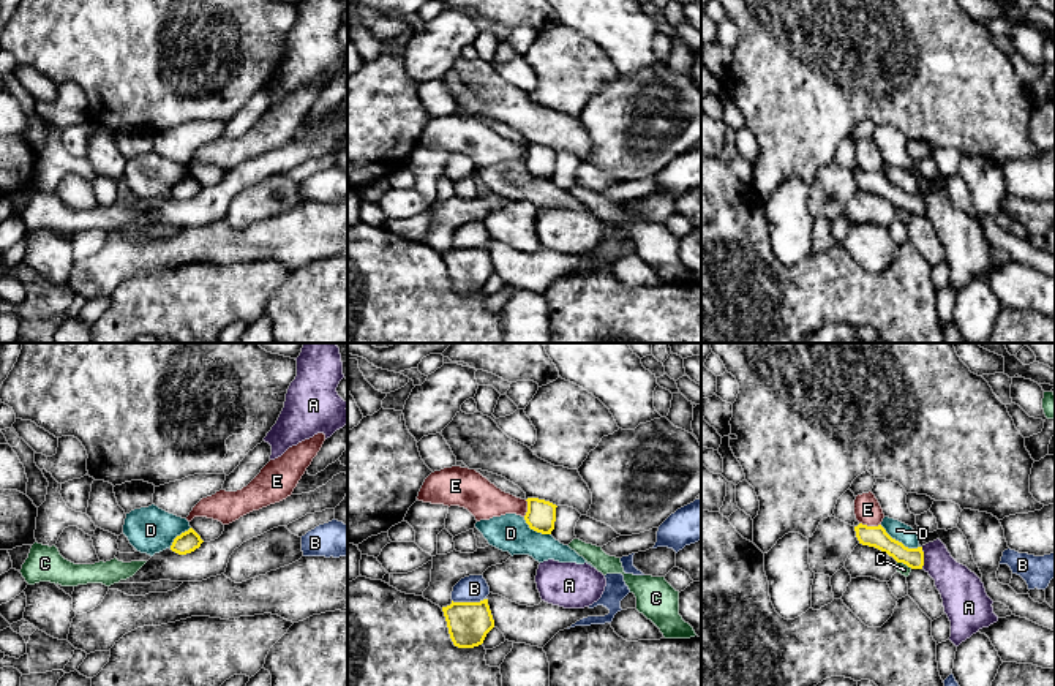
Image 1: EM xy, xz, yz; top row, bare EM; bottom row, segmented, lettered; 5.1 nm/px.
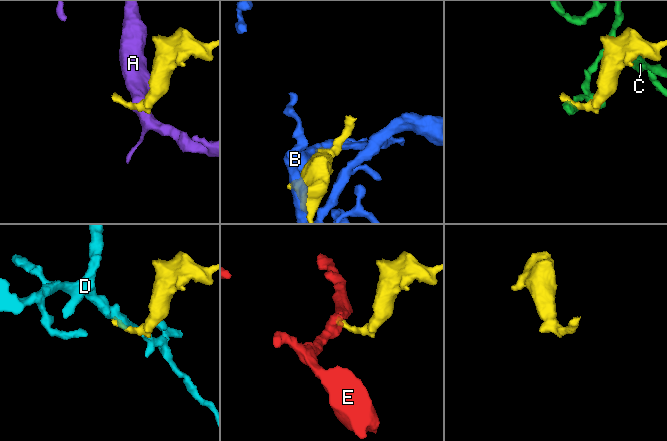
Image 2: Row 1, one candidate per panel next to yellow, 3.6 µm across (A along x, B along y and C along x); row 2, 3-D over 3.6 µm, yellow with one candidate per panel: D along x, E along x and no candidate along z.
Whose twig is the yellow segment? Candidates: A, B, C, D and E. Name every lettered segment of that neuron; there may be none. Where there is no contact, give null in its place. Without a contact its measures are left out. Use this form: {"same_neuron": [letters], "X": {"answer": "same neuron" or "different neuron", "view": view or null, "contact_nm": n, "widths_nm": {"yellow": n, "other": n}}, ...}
{"same_neuron": [], "A": {"answer": "different neuron", "view": "yz", "contact_nm": 110, "widths_nm": {"yellow": 100, "other": 220}}, "B": {"answer": "different neuron", "view": "xz", "contact_nm": 180, "widths_nm": {"yellow": 220, "other": 140}}, "C": {"answer": "different neuron", "view": "yz", "contact_nm": 90, "widths_nm": {"yellow": 110, "other": 60}}, "D": {"answer": "different neuron", "view": "yz", "contact_nm": 240, "widths_nm": {"yellow": 110, "other": 90}}, "E": {"answer": "different neuron", "view": "yz", "contact_nm": 110, "widths_nm": {"yellow": 110, "other": 140}}}

